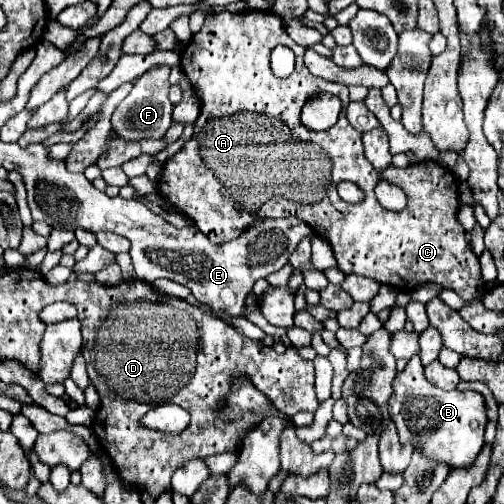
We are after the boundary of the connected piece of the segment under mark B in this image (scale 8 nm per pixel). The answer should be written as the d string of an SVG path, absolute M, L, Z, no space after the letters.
M413 357L407 367L395 375L393 395L389 399L389 415L397 425L403 445L413 445L415 451L421 449L425 457L433 457L433 461L445 461L445 465L451 469L467 469L467 465L473 465L485 445L485 397L477 391L443 391L433 387L423 377L423 365L419 357Z

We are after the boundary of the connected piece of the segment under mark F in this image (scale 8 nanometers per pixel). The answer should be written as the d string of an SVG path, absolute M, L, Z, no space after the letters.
M159 65L143 73L133 91L119 103L111 115L111 127L117 139L121 141L143 141L143 139L163 139L167 129L173 123L173 103L169 101L169 67Z

